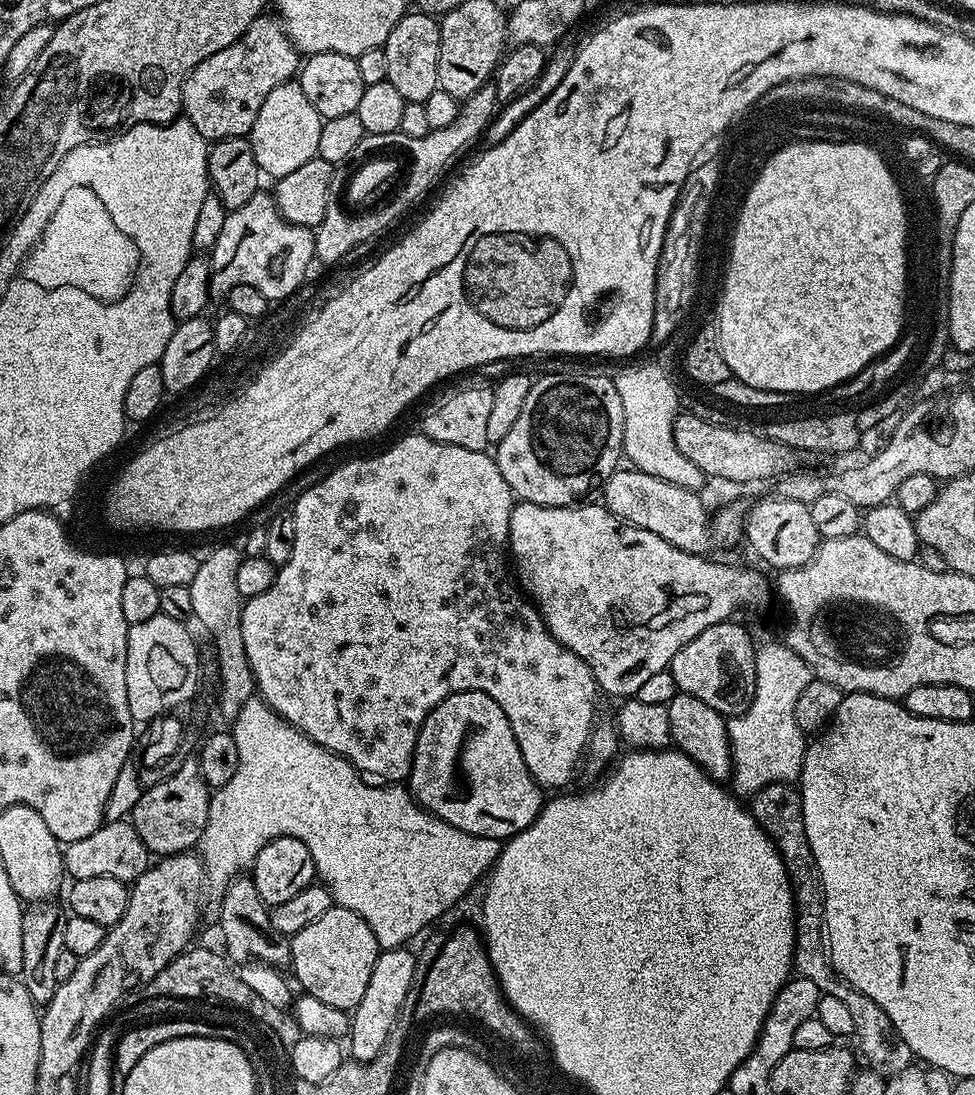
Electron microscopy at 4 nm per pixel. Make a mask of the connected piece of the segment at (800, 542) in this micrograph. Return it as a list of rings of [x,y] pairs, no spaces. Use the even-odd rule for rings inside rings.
[[[773,494],[769,500],[760,500],[753,508],[747,509],[744,536],[746,544],[748,540],[749,546],[756,551],[757,558],[765,560],[775,570],[806,566],[822,543],[814,518],[810,518],[809,505],[779,494]]]

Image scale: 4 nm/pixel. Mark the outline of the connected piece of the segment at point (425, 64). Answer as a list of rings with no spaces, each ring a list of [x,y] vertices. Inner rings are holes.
[[[419,10],[405,12],[398,26],[390,30],[390,38],[386,38],[383,50],[386,54],[387,80],[390,86],[398,89],[398,94],[402,94],[405,102],[423,104],[426,98],[430,98],[430,94],[434,94],[434,90],[438,87],[438,54],[440,53],[440,21],[437,17],[429,16],[428,13]]]

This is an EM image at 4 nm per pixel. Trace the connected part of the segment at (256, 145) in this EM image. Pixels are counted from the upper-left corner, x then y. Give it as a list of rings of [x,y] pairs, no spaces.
[[[290,79],[282,86],[274,86],[266,102],[262,102],[262,110],[258,110],[258,118],[254,118],[250,133],[254,158],[261,173],[265,177],[279,178],[294,174],[298,166],[306,166],[306,162],[317,159],[318,138],[322,134],[323,125],[324,120],[318,110],[310,106],[310,98],[302,94],[299,82]]]

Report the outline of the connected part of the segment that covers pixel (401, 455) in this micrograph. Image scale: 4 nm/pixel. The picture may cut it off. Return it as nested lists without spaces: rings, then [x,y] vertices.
[[[423,434],[415,435],[402,437],[397,444],[390,445],[377,456],[352,460],[334,469],[329,476],[322,477],[313,488],[306,489],[297,498],[296,509],[290,512],[294,518],[294,550],[290,554],[290,562],[279,565],[270,590],[247,597],[241,610],[242,640],[246,657],[249,658],[249,668],[256,681],[255,691],[259,699],[265,700],[286,722],[318,742],[318,746],[351,762],[357,772],[384,782],[400,782],[412,769],[416,739],[430,710],[455,692],[482,690],[490,694],[490,698],[502,706],[506,718],[510,718],[514,738],[518,738],[518,750],[522,750],[522,758],[536,783],[544,790],[560,788],[582,764],[594,731],[598,697],[596,680],[590,666],[586,666],[578,654],[566,650],[566,646],[550,634],[539,611],[529,603],[517,581],[510,575],[508,531],[514,497],[495,459],[487,451],[462,450],[462,446],[434,442]]]

